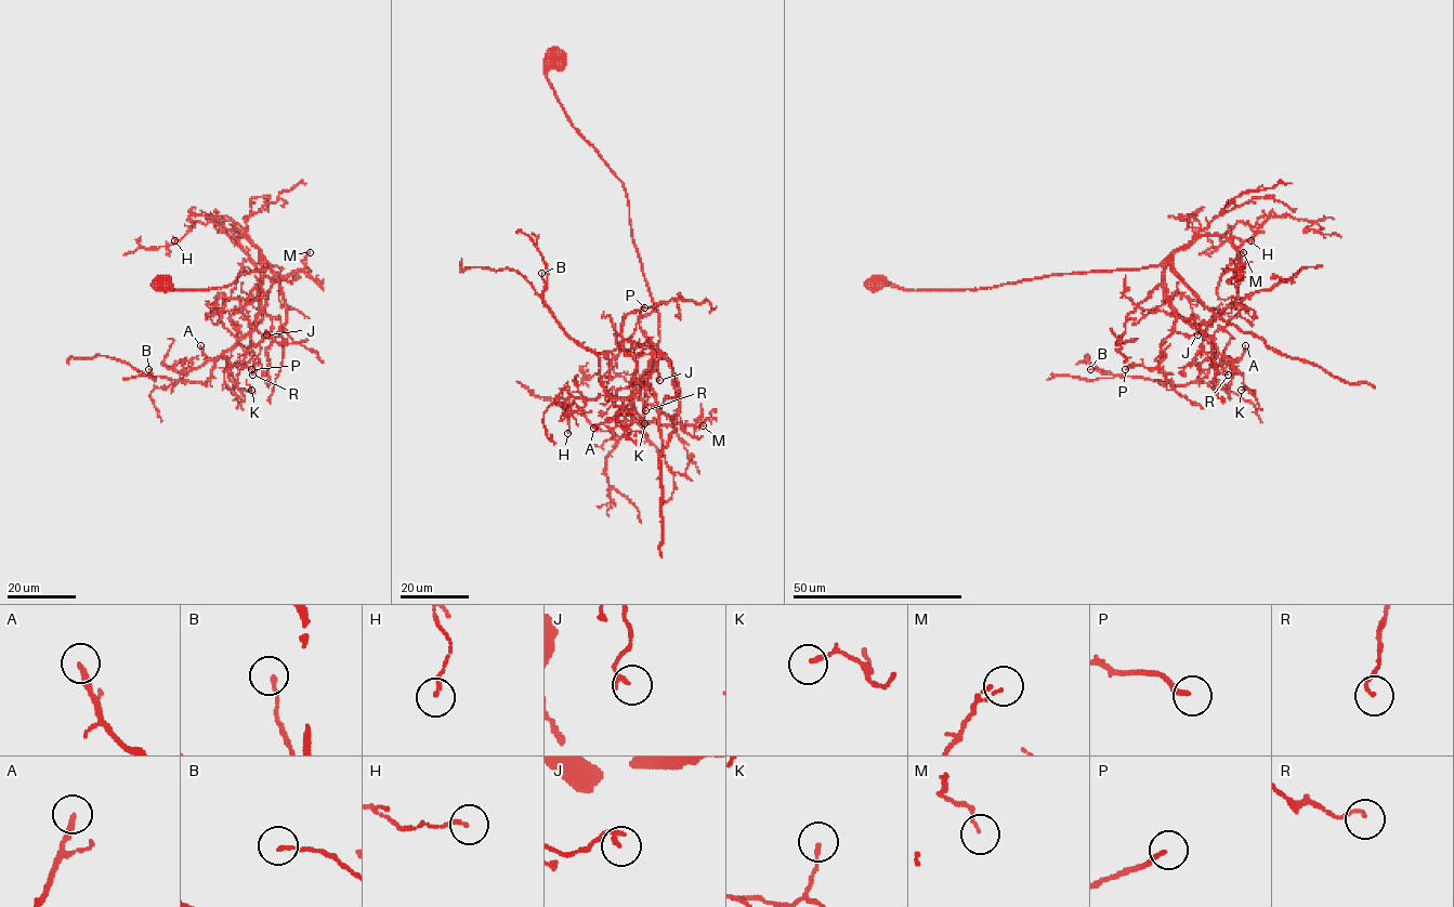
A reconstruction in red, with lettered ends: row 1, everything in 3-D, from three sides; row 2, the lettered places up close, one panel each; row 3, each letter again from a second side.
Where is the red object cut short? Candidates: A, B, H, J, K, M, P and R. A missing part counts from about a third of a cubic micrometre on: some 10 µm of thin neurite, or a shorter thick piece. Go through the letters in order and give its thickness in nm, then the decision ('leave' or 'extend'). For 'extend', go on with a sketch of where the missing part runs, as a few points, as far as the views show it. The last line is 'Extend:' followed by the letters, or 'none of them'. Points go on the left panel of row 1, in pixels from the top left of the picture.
A: calibre 240 nm; leave
B: calibre 130 nm; leave
H: calibre 120 nm; leave
J: calibre 160 nm; leave
K: calibre 130 nm; leave
M: calibre 130 nm; leave
P: calibre 160 nm; leave
R: calibre 100 nm; leave
Extend: none of them

